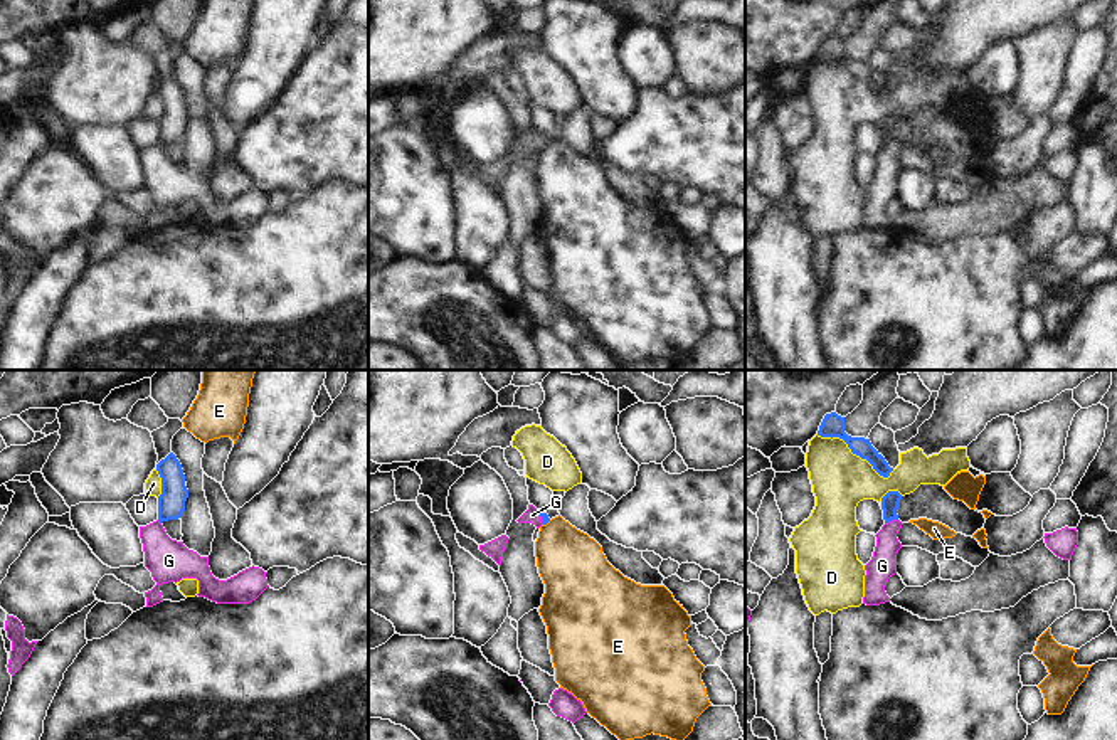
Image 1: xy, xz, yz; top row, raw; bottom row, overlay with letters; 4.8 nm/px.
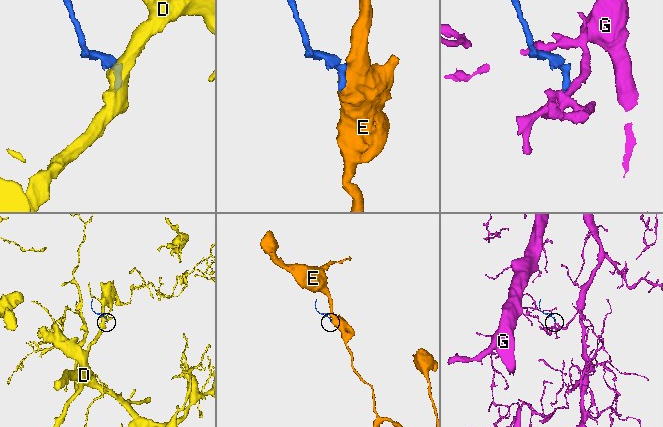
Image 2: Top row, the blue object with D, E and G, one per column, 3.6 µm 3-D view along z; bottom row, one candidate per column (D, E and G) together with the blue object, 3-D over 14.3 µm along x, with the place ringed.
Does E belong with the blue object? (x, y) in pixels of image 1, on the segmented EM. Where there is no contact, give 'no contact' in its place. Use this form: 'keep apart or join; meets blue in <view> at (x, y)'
keep apart; meets blue in xz at (547, 522)

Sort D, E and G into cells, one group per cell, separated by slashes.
D / E / G

